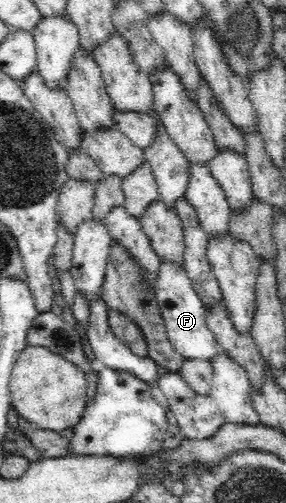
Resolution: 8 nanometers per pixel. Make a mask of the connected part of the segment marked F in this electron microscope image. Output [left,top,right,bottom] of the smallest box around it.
[153,261,219,362]

